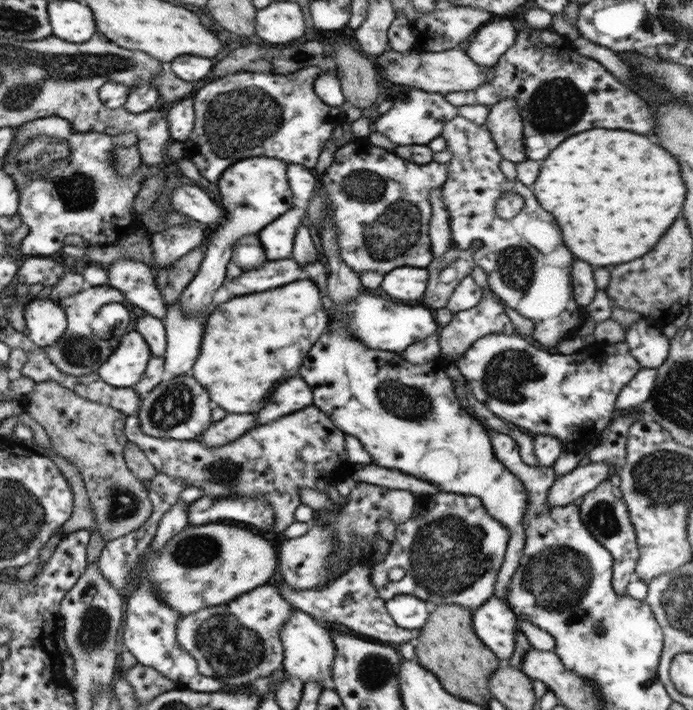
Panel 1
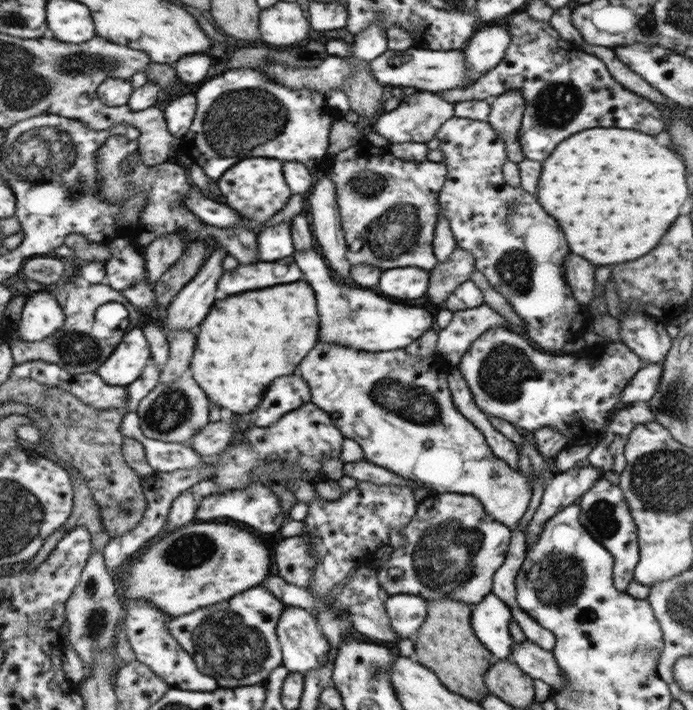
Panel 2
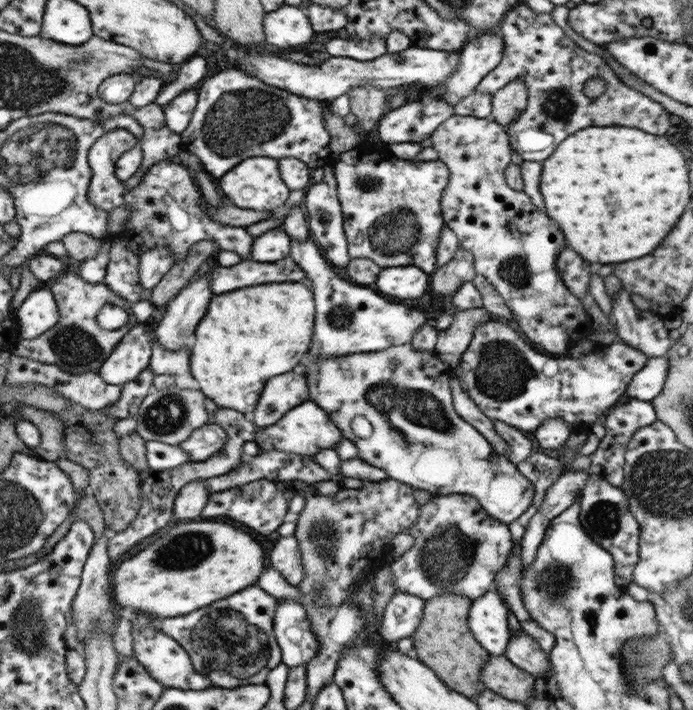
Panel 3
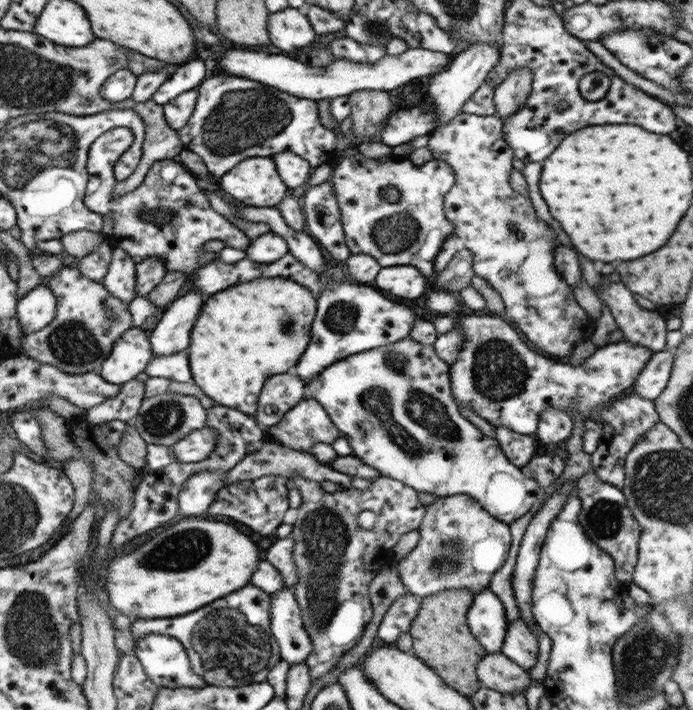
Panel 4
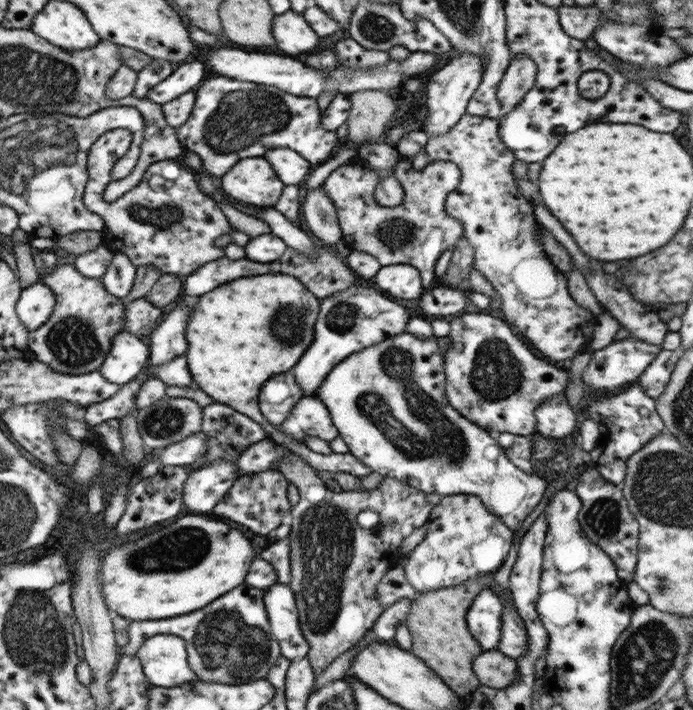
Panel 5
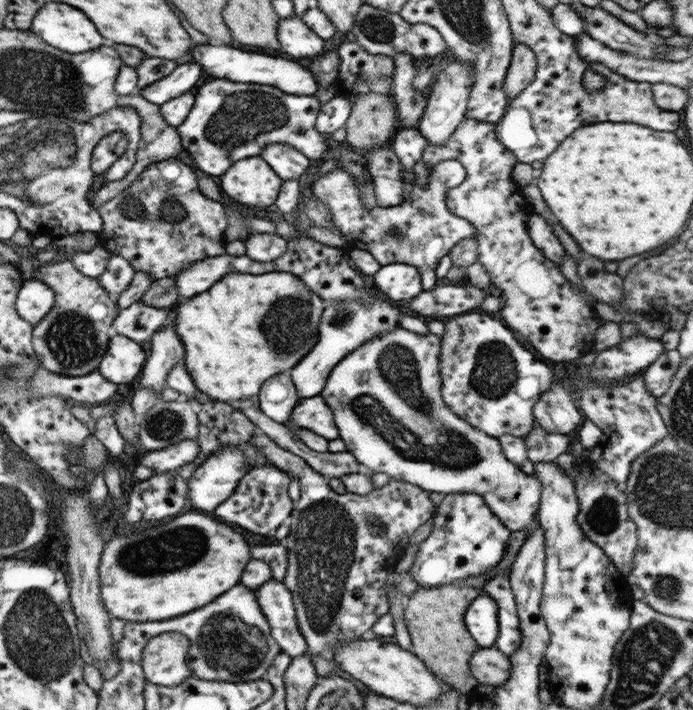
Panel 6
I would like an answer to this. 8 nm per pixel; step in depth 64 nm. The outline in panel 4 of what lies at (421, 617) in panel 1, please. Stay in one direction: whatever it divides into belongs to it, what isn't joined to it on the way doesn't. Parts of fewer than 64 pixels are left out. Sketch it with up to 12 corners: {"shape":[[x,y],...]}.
{"shape":[[397,596],[387,608],[377,638],[395,644],[409,632],[421,598]]}

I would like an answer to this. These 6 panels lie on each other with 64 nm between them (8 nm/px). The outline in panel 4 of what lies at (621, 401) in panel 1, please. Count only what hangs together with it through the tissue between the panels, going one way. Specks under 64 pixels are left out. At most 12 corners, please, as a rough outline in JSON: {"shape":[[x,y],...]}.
{"shape":[[669,350],[653,354],[629,392],[653,402],[667,386]]}

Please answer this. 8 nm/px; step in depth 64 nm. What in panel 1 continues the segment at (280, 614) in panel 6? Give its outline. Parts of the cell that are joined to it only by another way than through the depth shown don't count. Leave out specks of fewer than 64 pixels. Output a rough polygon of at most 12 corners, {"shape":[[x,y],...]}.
{"shape":[[291,610],[279,632],[289,678],[333,686],[335,644],[313,616]]}

